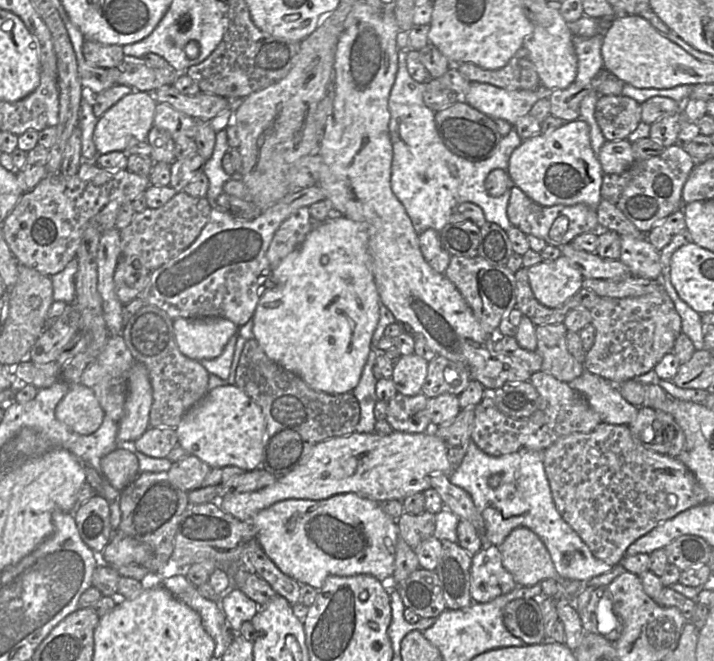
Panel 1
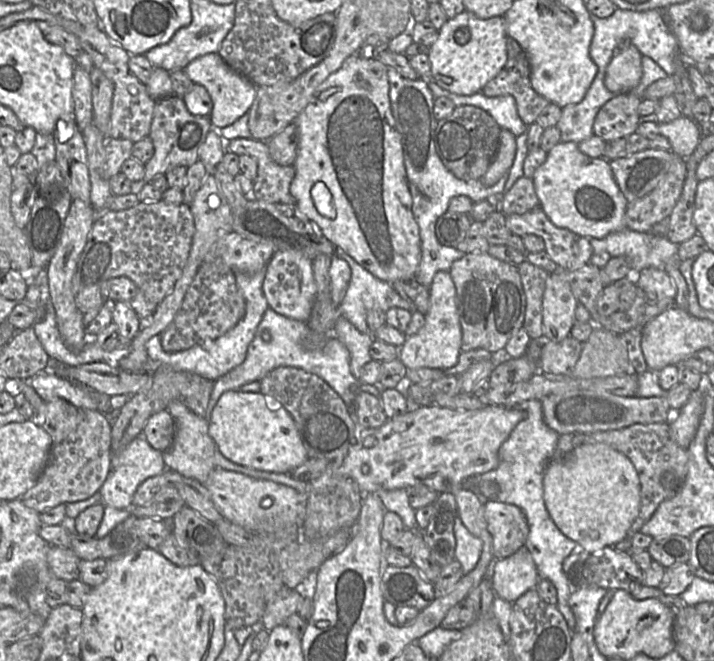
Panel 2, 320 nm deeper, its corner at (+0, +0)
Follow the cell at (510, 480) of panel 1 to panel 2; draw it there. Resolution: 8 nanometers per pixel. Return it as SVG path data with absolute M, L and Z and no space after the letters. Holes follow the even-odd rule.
M527 400L517 405L510 407L518 410L522 410L526 413L525 419L519 422L513 431L510 433L509 437L502 443L499 448L498 457L499 464L498 466L486 473L479 474L477 476L479 479L494 481L499 487L500 491L497 496L497 500L506 504L513 504L518 506L526 516L528 525L529 525L529 535L526 540L525 546L535 561L539 578L545 578L550 580L556 588L557 591L557 608L564 616L568 627L571 631L575 631L576 628L576 618L575 615L569 606L569 598L574 589L574 582L570 579L568 574L566 574L562 568L563 561L568 557L572 551L578 550L578 544L565 536L555 525L551 519L543 498L543 477L546 467L549 461L554 458L555 449L558 443L559 434L548 427L543 419L543 411L541 400Z

